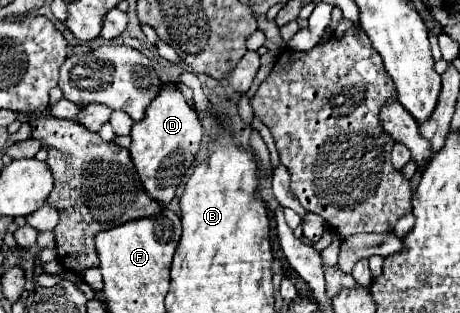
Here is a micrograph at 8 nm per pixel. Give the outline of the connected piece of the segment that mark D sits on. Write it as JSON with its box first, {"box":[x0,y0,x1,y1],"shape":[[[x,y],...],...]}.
{"box":[130,83,202,207],"shape":[[[164,83],[158,95],[150,101],[144,119],[132,125],[130,137],[130,155],[148,195],[166,207],[202,147],[202,123],[198,113],[186,103],[176,83]]]}

